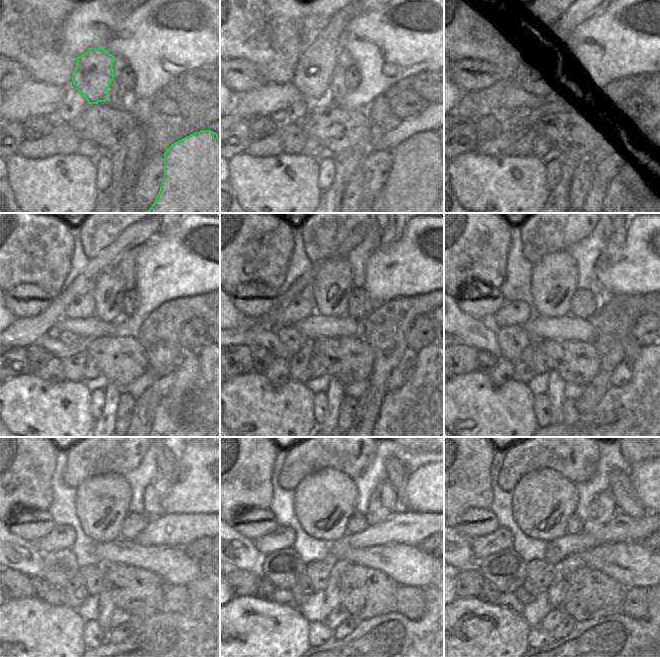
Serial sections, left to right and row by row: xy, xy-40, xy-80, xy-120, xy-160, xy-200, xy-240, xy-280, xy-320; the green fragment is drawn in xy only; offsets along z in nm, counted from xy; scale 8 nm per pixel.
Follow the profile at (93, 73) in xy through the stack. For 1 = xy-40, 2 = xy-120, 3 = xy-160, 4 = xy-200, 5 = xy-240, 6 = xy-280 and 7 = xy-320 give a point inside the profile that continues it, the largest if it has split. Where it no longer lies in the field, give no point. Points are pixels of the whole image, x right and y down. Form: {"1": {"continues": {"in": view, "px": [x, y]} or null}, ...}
{"1": {"continues": {"in": "xy-40", "px": [318, 60]}}, "2": {"continues": {"in": "xy-120", "px": [77, 300]}}, "3": {"continues": {"in": "xy-160", "px": [297, 303]}}, "4": {"continues": {"in": "xy-200", "px": [517, 313]}}, "5": {"continues": {"in": "xy-240", "px": [61, 537]}}, "6": {"continues": {"in": "xy-280", "px": [283, 537]}}, "7": {"continues": {"in": "xy-320", "px": [482, 546]}}}

